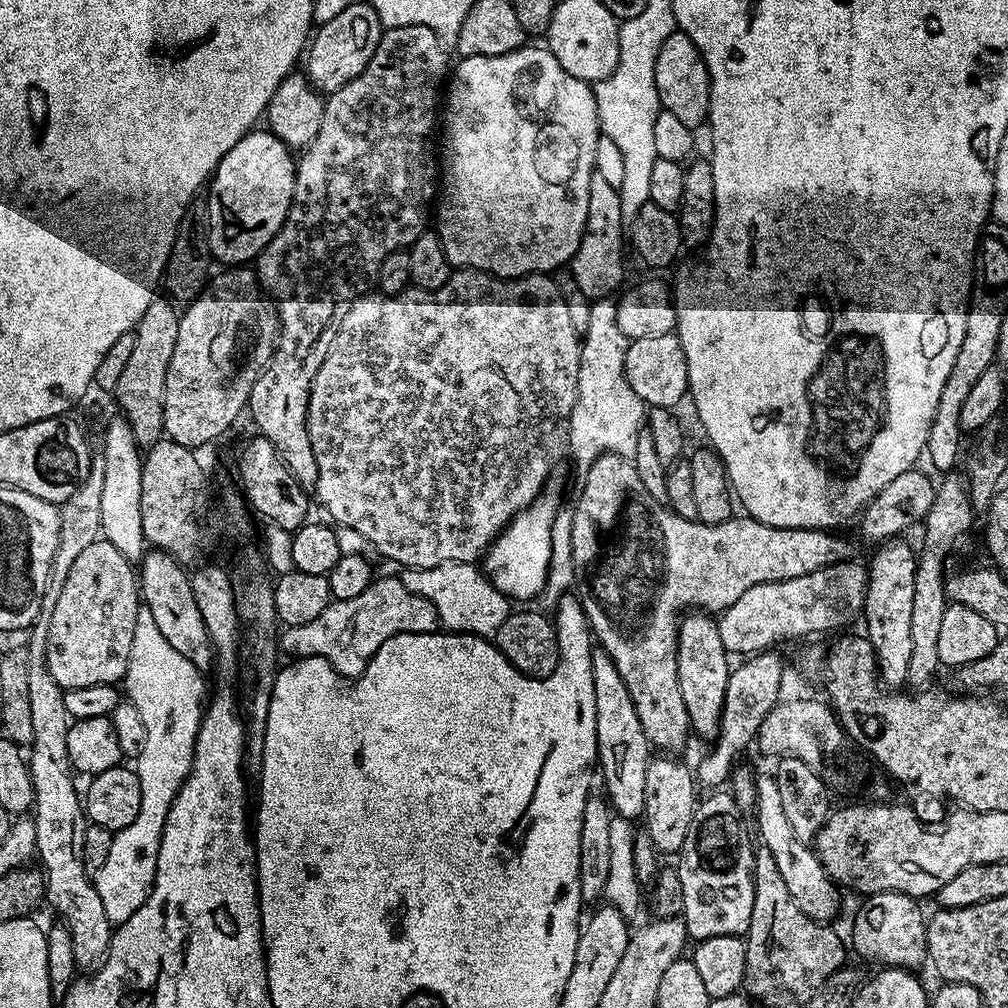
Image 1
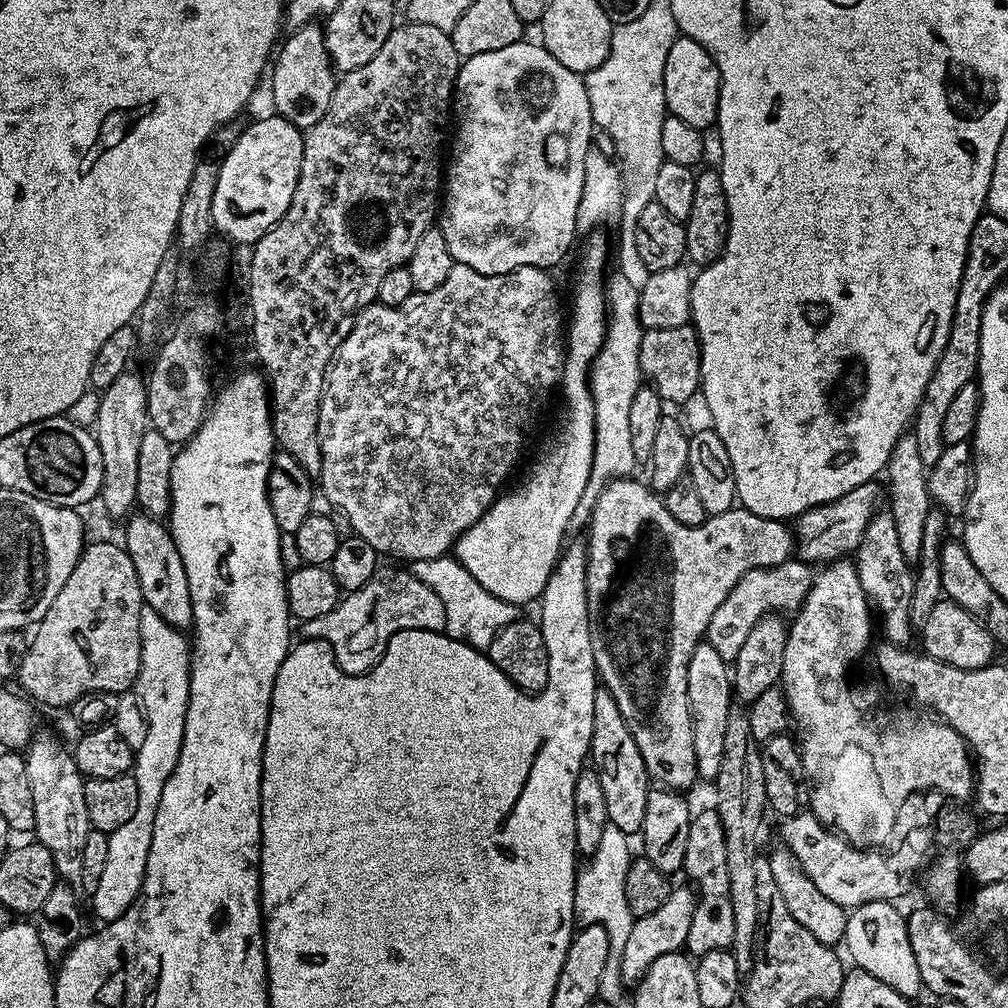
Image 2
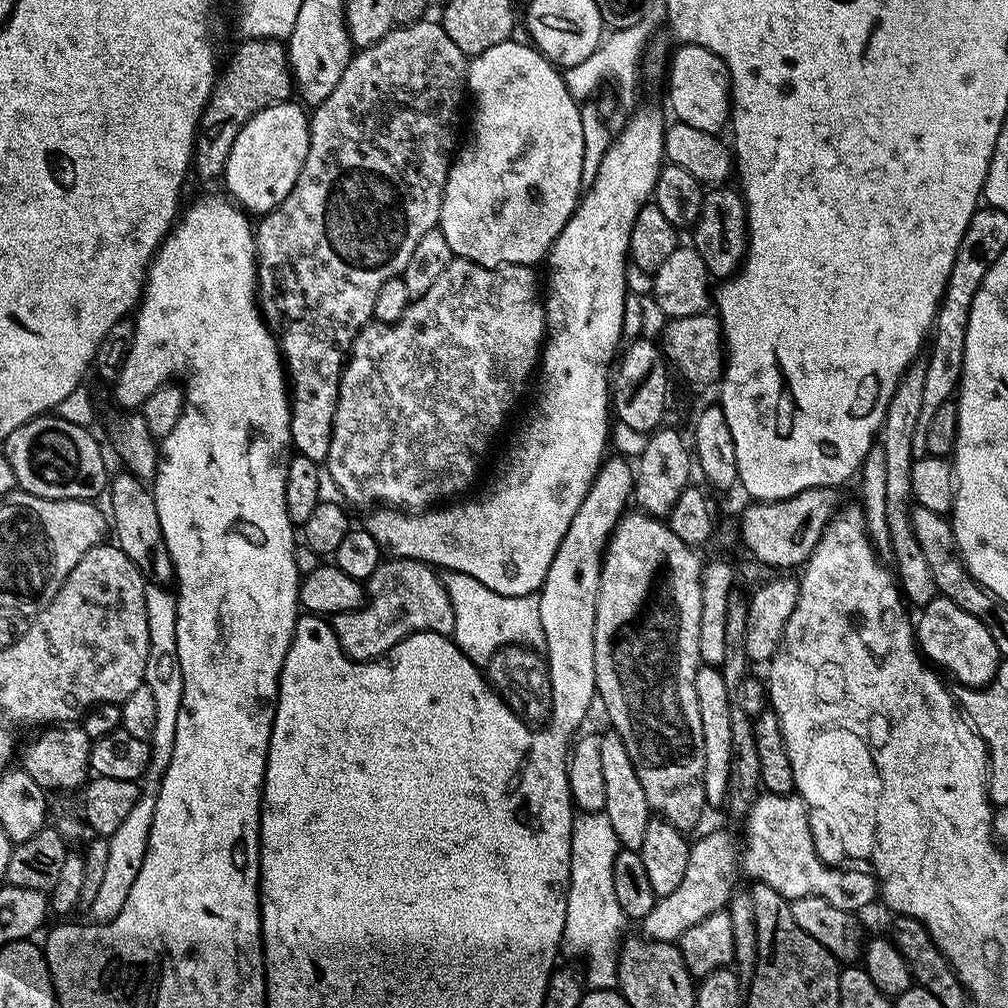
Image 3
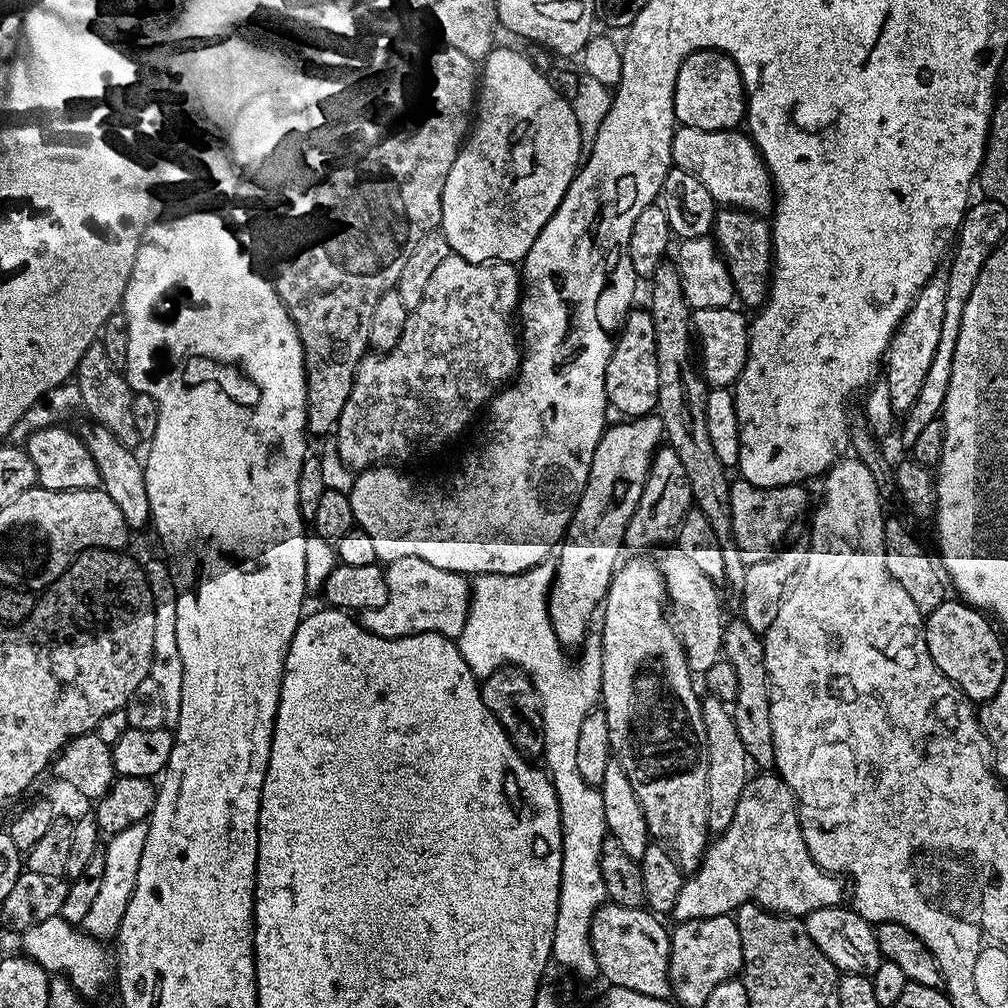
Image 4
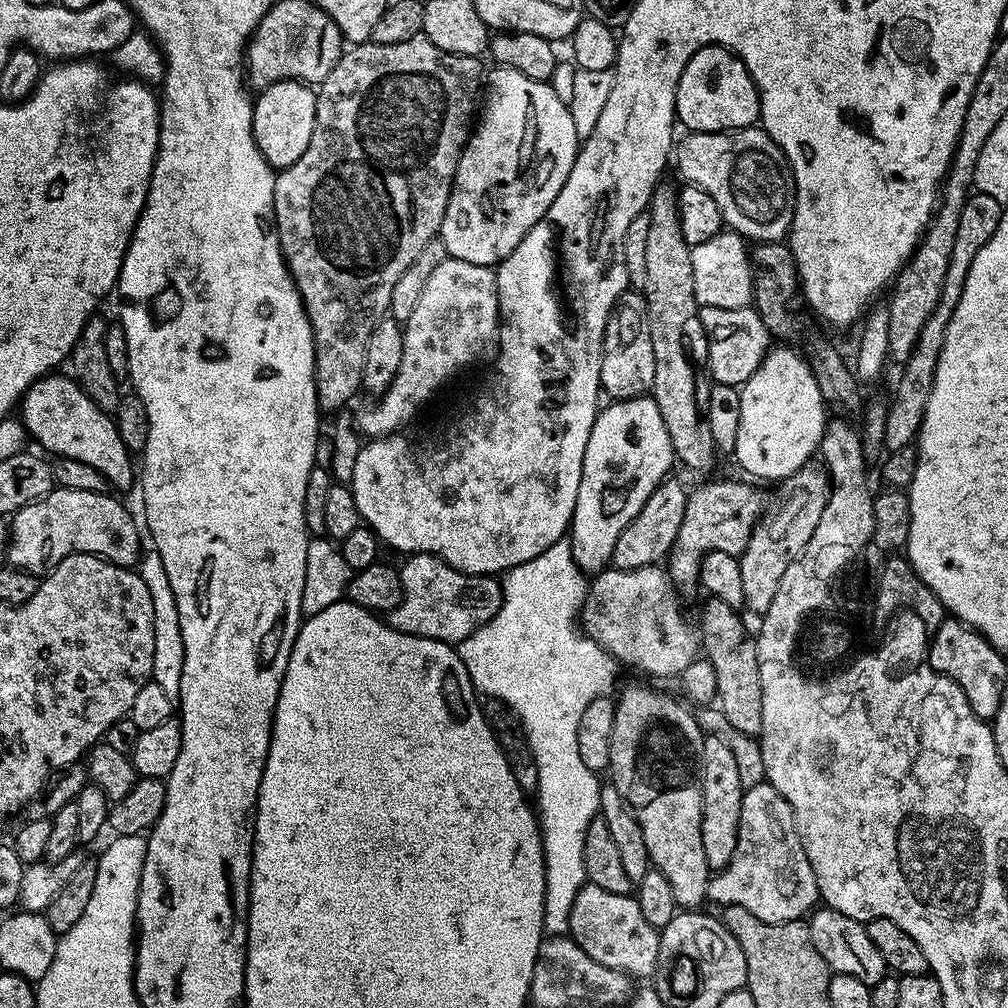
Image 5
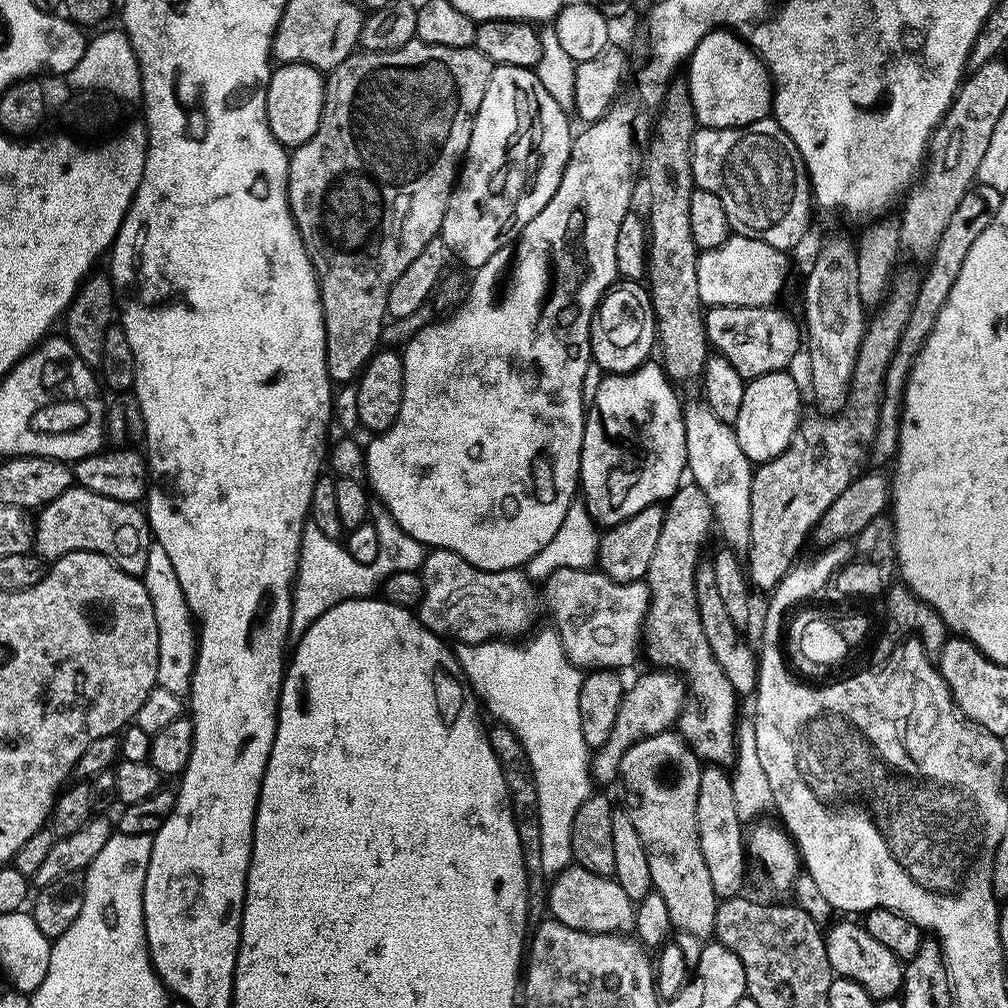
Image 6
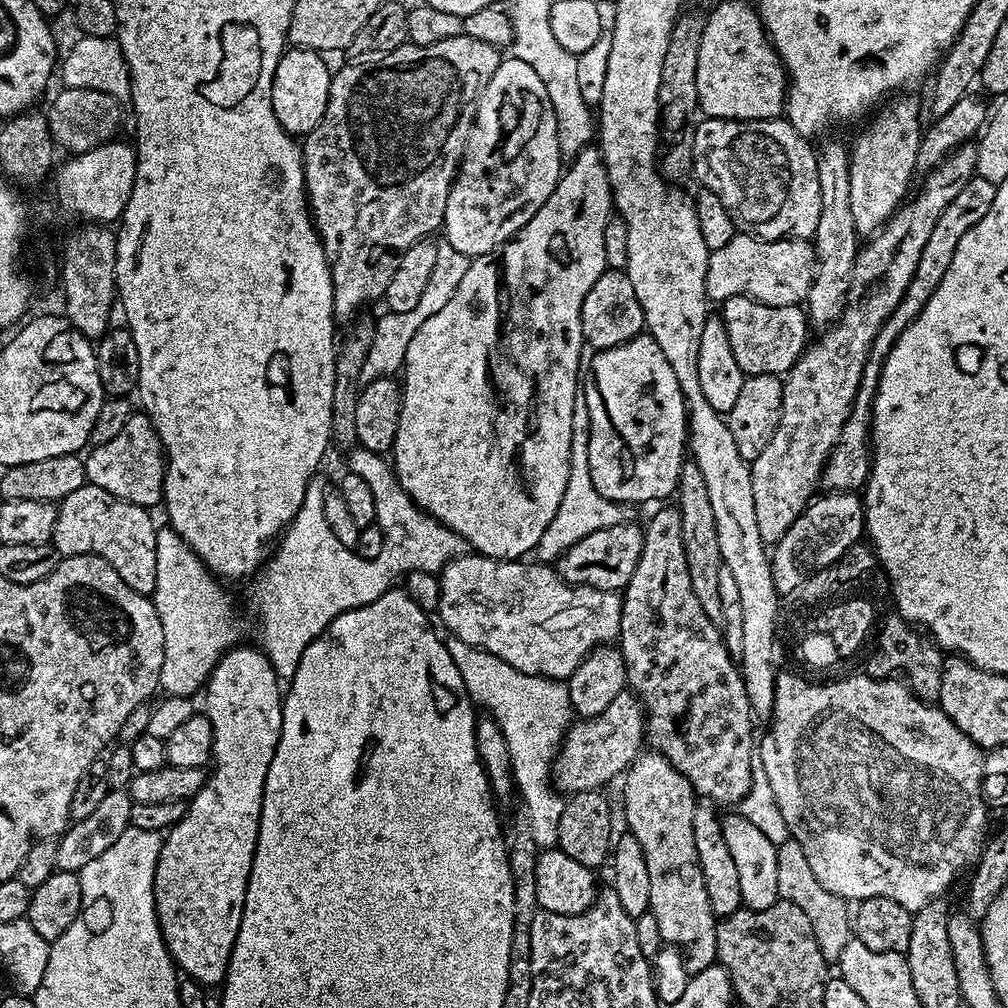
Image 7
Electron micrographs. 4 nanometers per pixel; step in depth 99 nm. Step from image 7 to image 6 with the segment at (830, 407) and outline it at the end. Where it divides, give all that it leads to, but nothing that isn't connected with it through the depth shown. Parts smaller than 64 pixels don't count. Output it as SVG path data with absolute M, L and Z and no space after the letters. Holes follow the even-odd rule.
M899 272L891 277L887 297L867 321L844 409L835 415L805 415L783 454L753 471L746 576L751 587L761 588L764 594L771 593L778 582L782 582L784 575L797 563L800 547L813 535L830 502L861 475L863 464L869 463L872 441L876 439L876 429L882 419L886 370L898 350L902 330L906 330L910 310L914 310L914 298L918 298L920 289L917 277Z

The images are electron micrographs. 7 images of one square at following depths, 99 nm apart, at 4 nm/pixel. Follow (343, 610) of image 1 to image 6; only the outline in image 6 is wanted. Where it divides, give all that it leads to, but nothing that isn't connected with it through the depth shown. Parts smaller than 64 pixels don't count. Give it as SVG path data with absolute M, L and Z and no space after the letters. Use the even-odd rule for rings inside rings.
M432 550L425 555L418 569L424 589L418 605L420 623L441 638L447 632L460 642L478 644L497 638L512 638L523 624L532 620L532 592L523 571L512 570L495 579L488 578L479 592L474 585L464 585L464 572L473 571L472 563L456 552ZM496 580L496 584L494 581Z

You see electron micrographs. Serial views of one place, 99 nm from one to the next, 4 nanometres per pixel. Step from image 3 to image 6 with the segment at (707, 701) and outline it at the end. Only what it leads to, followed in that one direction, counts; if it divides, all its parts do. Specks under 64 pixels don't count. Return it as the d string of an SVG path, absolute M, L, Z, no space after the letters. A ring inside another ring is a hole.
M719 764L701 767L698 778L698 846L702 846L702 858L706 861L706 870L710 874L710 886L714 886L716 895L720 898L741 895L745 891L744 871L750 868L746 859L746 828L734 806L731 782L732 777L727 767Z

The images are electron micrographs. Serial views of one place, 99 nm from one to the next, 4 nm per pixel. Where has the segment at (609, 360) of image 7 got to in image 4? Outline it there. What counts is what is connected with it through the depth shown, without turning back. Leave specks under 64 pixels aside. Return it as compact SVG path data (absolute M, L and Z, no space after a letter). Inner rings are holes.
M659 415L637 416L625 419L624 424L605 427L602 438L594 450L594 462L590 462L590 474L586 478L586 486L582 490L582 498L574 510L572 520L568 523L568 530L564 533L562 543L558 548L560 560L555 561L556 579L553 581L551 595L554 597L554 623L556 637L565 646L583 645L585 636L590 631L588 623L592 615L597 615L603 605L608 587L616 574L620 552L624 548L624 531L642 498L642 490L646 486L648 471L652 465L652 455L662 444L664 424Z

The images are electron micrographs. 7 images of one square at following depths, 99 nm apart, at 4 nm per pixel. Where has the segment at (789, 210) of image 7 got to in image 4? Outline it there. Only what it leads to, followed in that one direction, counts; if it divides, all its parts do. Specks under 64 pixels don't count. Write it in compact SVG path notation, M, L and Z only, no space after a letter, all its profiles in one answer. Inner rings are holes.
M677 127L670 138L670 160L673 165L698 178L716 199L717 205L741 208L743 212L768 214L774 208L772 173L764 165L751 136L740 130L711 132L697 128Z

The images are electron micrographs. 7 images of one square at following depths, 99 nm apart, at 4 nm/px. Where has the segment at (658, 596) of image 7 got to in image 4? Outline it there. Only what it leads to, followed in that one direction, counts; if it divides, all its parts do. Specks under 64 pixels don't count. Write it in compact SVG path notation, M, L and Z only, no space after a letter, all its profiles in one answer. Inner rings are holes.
M743 478L730 483L730 522L732 540L747 565L768 560L785 543L788 527L799 518L808 504L808 492L803 483L783 484L777 488L754 486Z

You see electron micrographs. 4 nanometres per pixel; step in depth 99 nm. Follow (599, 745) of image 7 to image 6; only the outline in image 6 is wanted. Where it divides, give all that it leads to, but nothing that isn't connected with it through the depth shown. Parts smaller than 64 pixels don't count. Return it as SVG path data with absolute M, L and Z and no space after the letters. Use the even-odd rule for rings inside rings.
M651 670L644 672L633 684L629 683L624 690L622 706L618 706L618 718L610 738L591 757L590 771L597 785L608 784L620 775L620 763L626 750L642 738L648 738L659 732L669 731L679 721L680 711L684 709L686 685L679 672L671 670Z

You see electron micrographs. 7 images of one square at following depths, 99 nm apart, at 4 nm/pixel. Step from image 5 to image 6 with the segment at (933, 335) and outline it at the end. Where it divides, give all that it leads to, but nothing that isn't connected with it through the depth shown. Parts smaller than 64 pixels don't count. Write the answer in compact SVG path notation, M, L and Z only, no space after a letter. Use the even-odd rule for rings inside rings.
M979 182L973 184L962 198L962 202L958 202L958 210L954 210L954 214L950 214L950 222L947 224L942 238L938 238L936 252L932 255L932 259L927 261L925 268L928 269L924 272L924 278L922 276L919 281L918 298L914 298L914 310L910 310L910 319L906 322L906 330L902 330L902 338L898 342L898 350L886 370L884 403L882 405L883 416L879 428L876 429L876 439L872 441L870 449L871 459L880 463L877 465L884 466L884 463L887 465L895 457L896 443L900 433L900 405L904 402L904 387L908 381L914 358L920 353L926 338L934 330L934 322L938 318L938 310L942 310L942 306L946 306L946 298L950 298L950 286L954 286L954 278L958 278L958 270L962 270L962 262L966 262L966 254L970 254L970 246L974 246L974 241L978 239L978 234L982 234L982 230L986 230L986 226L990 226L990 222L994 222L994 214L998 214L998 206L1002 206L1001 192L994 190L994 186L986 186Z

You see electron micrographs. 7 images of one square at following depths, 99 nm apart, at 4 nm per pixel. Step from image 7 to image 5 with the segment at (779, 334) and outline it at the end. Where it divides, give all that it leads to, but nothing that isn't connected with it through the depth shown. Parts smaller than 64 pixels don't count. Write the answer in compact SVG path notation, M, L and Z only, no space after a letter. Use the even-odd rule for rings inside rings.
M722 306L700 308L698 324L704 327L704 340L708 343L708 360L706 356L706 372L718 384L742 386L760 368L764 355L770 350L770 333L762 322L755 307L726 310Z

